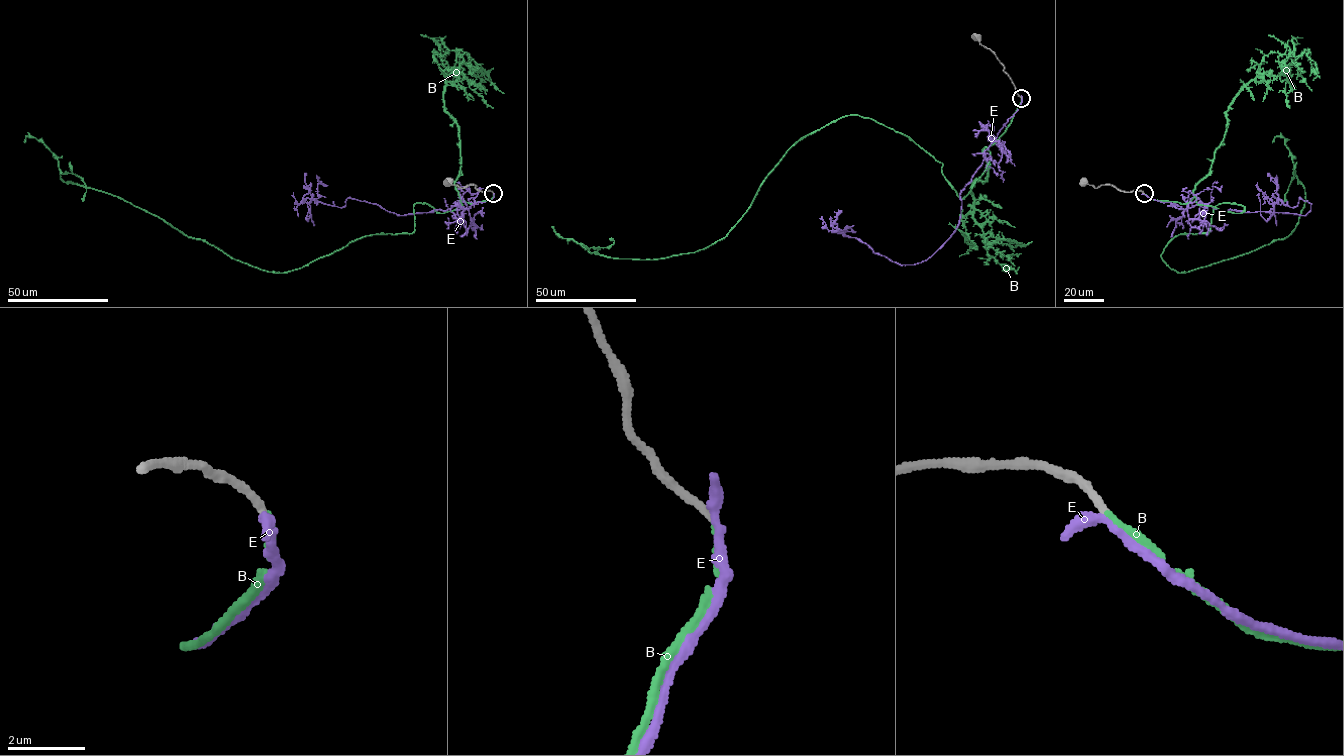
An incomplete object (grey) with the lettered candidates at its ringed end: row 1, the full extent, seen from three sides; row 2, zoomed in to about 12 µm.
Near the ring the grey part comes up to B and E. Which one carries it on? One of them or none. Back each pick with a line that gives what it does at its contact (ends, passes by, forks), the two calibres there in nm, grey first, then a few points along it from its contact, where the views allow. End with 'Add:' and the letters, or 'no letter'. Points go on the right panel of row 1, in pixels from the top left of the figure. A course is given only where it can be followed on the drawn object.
B: it ends; calibres 200 and 180 nm; course (1144, 193), (1245, 207), (1175, 236), (1171, 268), (1249, 253), (1304, 207), (1272, 142)
Add: B

